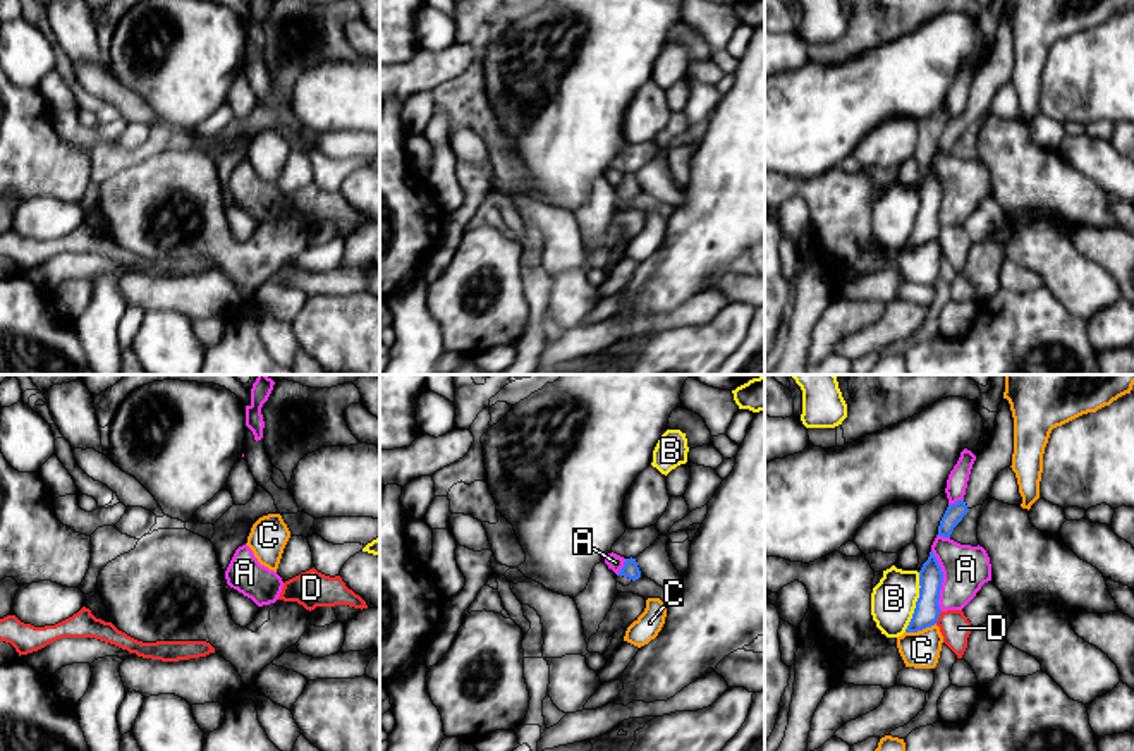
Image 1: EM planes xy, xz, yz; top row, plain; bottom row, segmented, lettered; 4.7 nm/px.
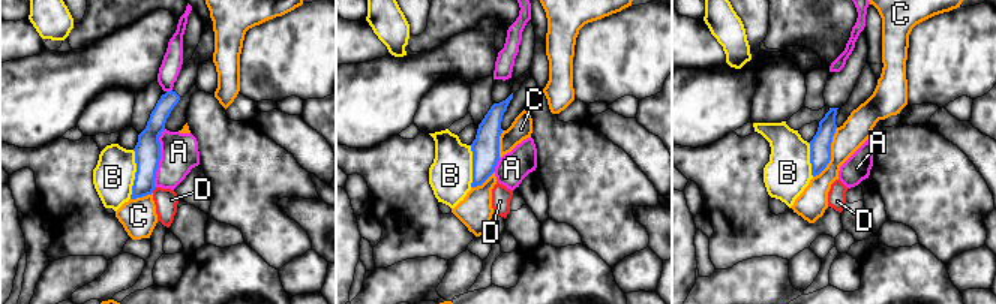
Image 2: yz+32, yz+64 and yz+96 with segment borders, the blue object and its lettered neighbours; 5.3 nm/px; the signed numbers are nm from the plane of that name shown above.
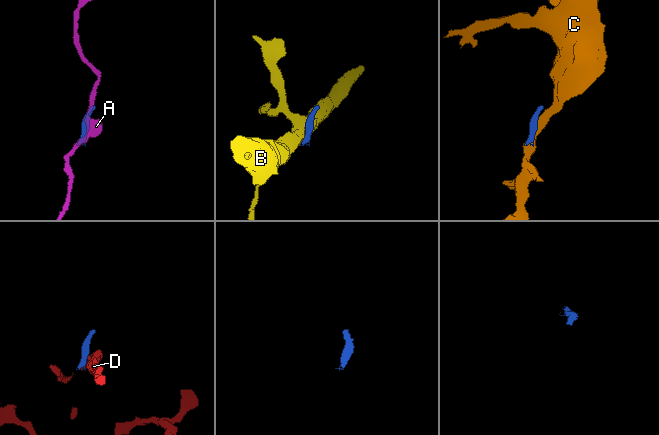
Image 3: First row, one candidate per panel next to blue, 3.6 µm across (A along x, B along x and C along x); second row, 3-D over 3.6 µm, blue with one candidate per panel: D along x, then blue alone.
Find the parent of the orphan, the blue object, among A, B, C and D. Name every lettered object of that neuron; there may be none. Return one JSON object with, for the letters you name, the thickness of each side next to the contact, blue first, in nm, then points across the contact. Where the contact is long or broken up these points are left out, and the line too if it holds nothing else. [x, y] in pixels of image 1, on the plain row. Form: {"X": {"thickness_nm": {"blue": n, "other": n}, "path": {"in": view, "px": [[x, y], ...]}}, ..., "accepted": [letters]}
{"accepted": []}

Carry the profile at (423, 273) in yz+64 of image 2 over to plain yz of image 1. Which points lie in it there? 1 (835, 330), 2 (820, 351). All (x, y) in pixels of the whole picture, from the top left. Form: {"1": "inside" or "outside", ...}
{"1": "inside", "2": "inside"}

